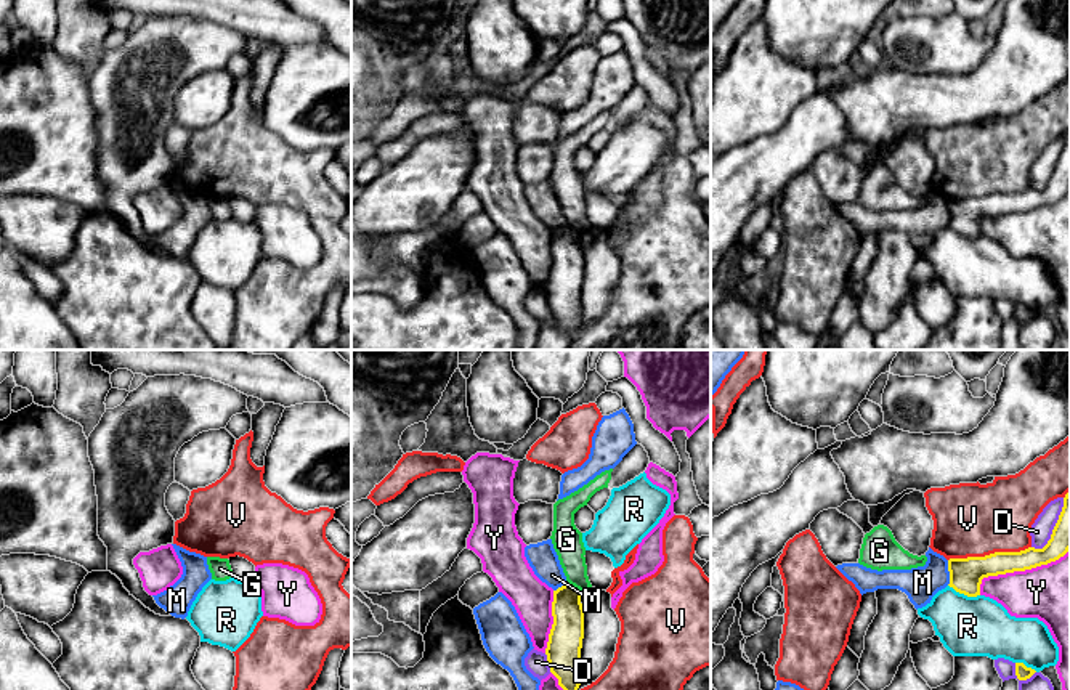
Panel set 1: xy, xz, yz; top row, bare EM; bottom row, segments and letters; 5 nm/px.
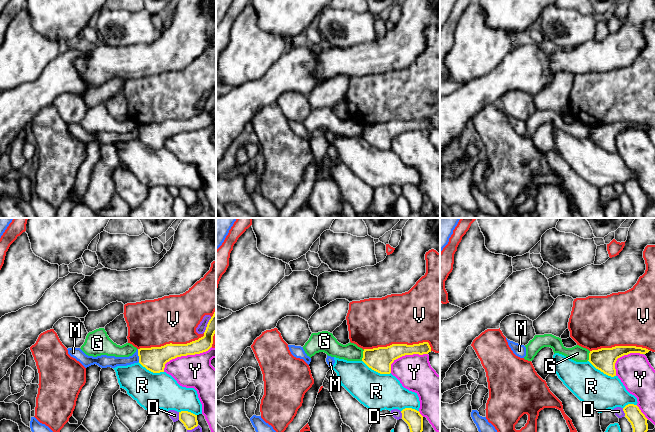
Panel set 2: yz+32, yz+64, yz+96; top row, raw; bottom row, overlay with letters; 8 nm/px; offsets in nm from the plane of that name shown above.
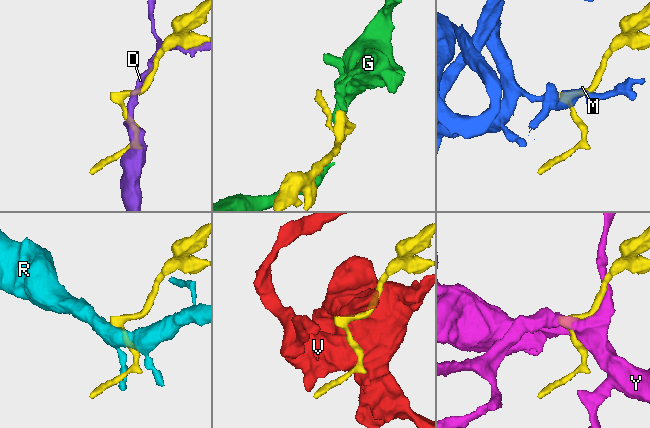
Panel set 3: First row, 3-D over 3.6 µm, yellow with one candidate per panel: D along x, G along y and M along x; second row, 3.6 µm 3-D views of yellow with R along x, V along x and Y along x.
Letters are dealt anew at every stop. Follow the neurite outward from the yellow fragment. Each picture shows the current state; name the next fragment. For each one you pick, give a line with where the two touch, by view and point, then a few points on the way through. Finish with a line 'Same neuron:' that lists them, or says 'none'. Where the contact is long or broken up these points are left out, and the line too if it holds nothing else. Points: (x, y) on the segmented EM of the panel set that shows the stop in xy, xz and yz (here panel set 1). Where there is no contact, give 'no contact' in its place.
Same neuron: none

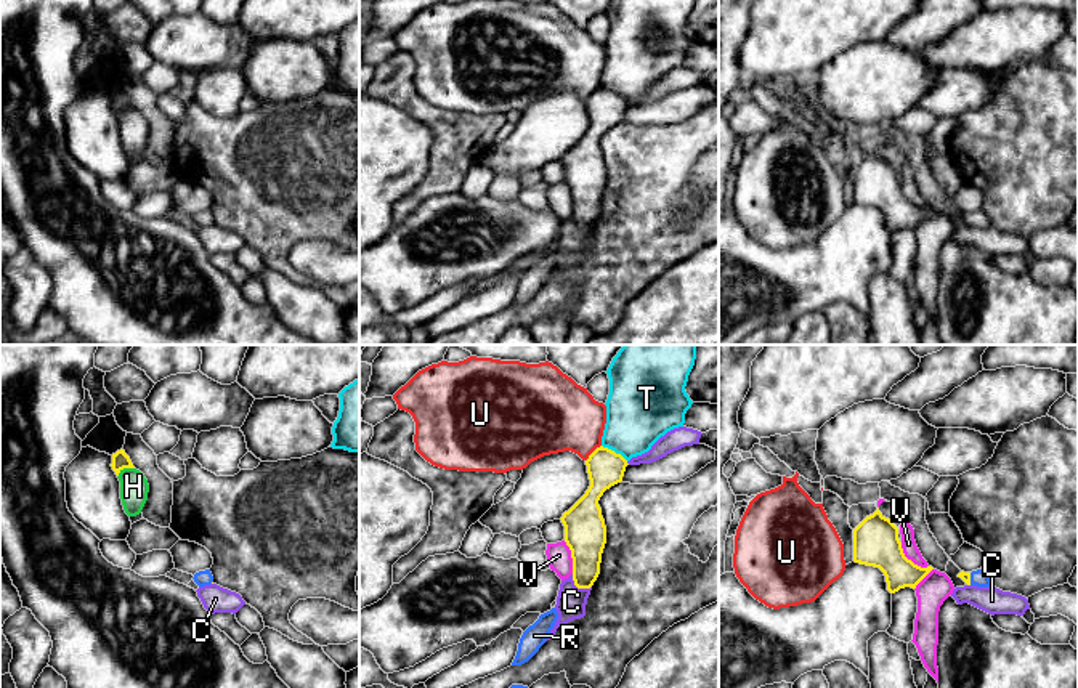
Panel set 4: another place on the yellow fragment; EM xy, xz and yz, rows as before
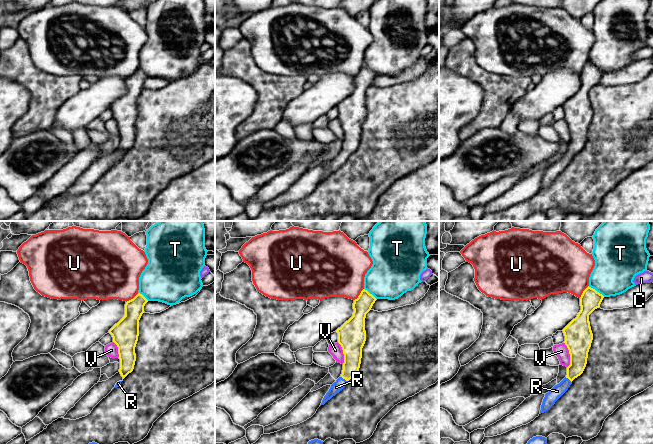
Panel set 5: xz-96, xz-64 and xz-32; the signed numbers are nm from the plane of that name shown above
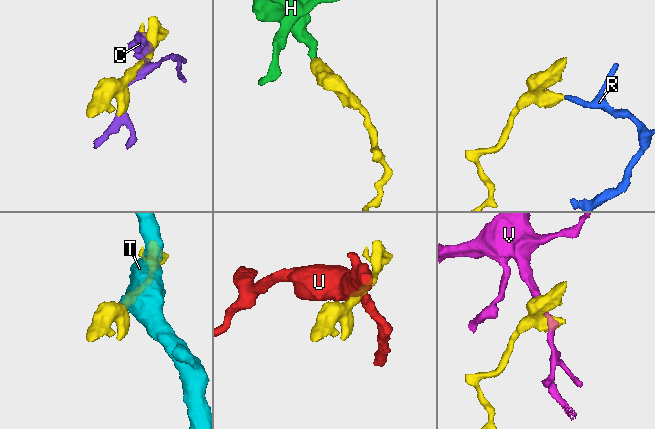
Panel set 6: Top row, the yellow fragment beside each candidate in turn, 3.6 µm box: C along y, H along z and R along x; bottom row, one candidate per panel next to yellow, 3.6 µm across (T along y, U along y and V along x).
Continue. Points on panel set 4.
R: meets yellow in yz at (969, 579); runs through yz (966, 576), (969, 579), (979, 578)
Same neuron: R

